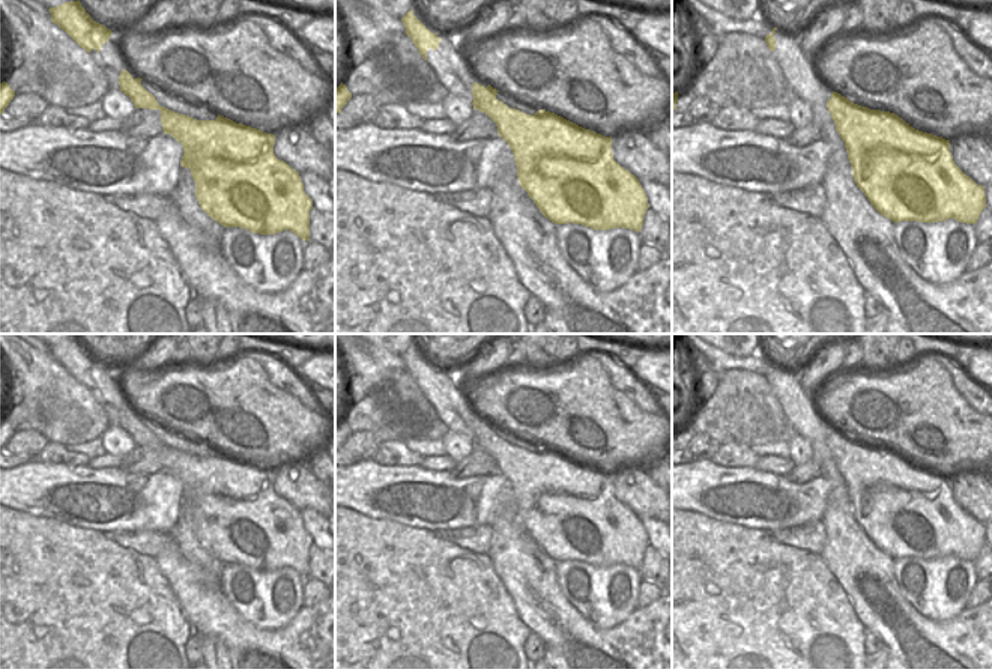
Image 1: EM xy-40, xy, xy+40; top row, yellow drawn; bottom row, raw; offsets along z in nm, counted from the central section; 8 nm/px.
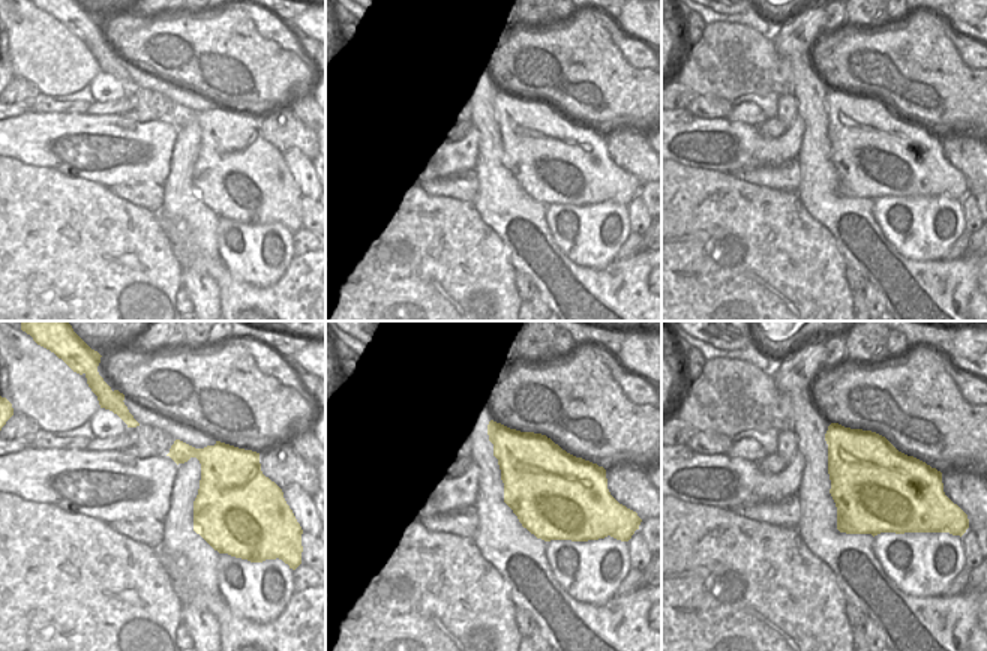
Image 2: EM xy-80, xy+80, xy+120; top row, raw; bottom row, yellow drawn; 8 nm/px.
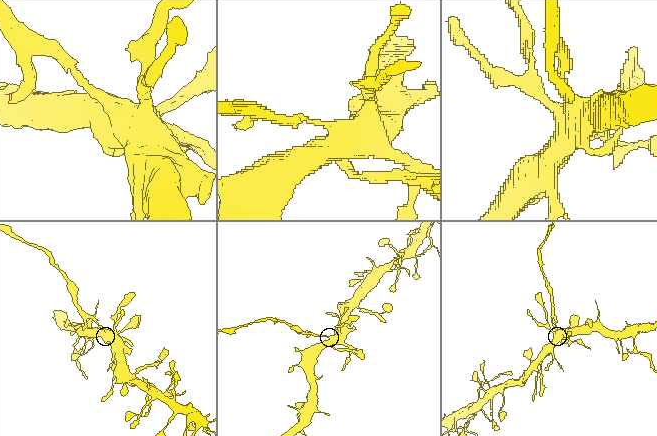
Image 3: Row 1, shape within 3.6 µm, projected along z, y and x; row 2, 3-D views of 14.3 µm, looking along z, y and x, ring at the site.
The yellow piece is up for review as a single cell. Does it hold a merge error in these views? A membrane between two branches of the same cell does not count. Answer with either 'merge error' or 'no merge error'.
merge error

